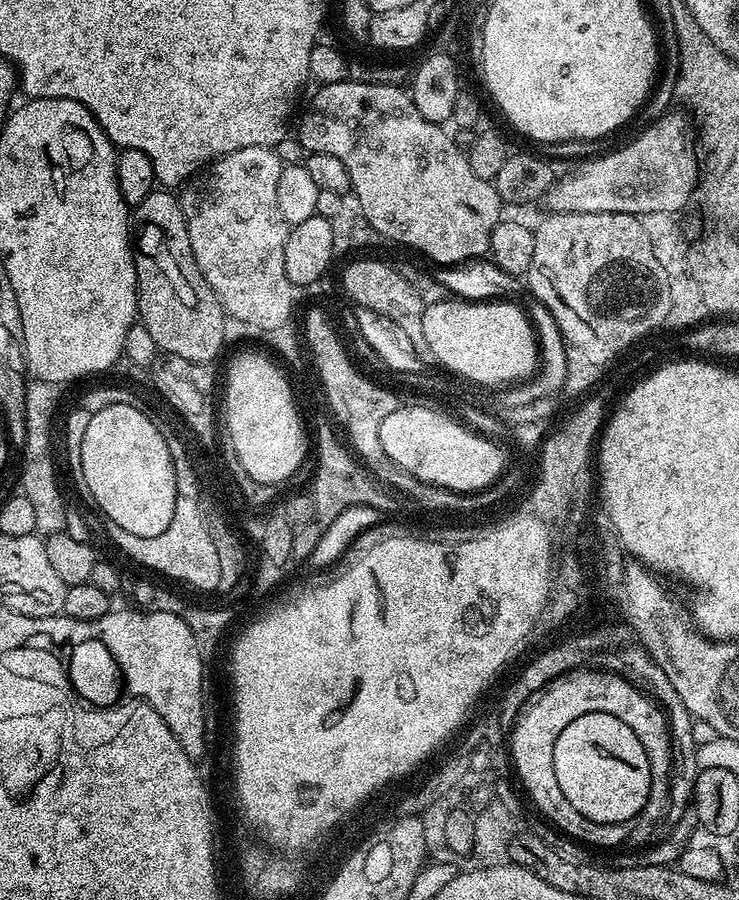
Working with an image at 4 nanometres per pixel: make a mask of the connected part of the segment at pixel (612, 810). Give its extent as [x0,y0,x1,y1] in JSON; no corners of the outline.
[554,712,650,824]

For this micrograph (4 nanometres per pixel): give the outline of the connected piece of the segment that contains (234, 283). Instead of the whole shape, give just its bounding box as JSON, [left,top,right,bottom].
[178,146,294,328]

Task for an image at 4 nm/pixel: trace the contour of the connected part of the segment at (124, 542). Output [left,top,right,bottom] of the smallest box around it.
[108,457,217,592]

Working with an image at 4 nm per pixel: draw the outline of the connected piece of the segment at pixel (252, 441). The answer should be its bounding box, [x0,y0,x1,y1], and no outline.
[224,352,305,486]

